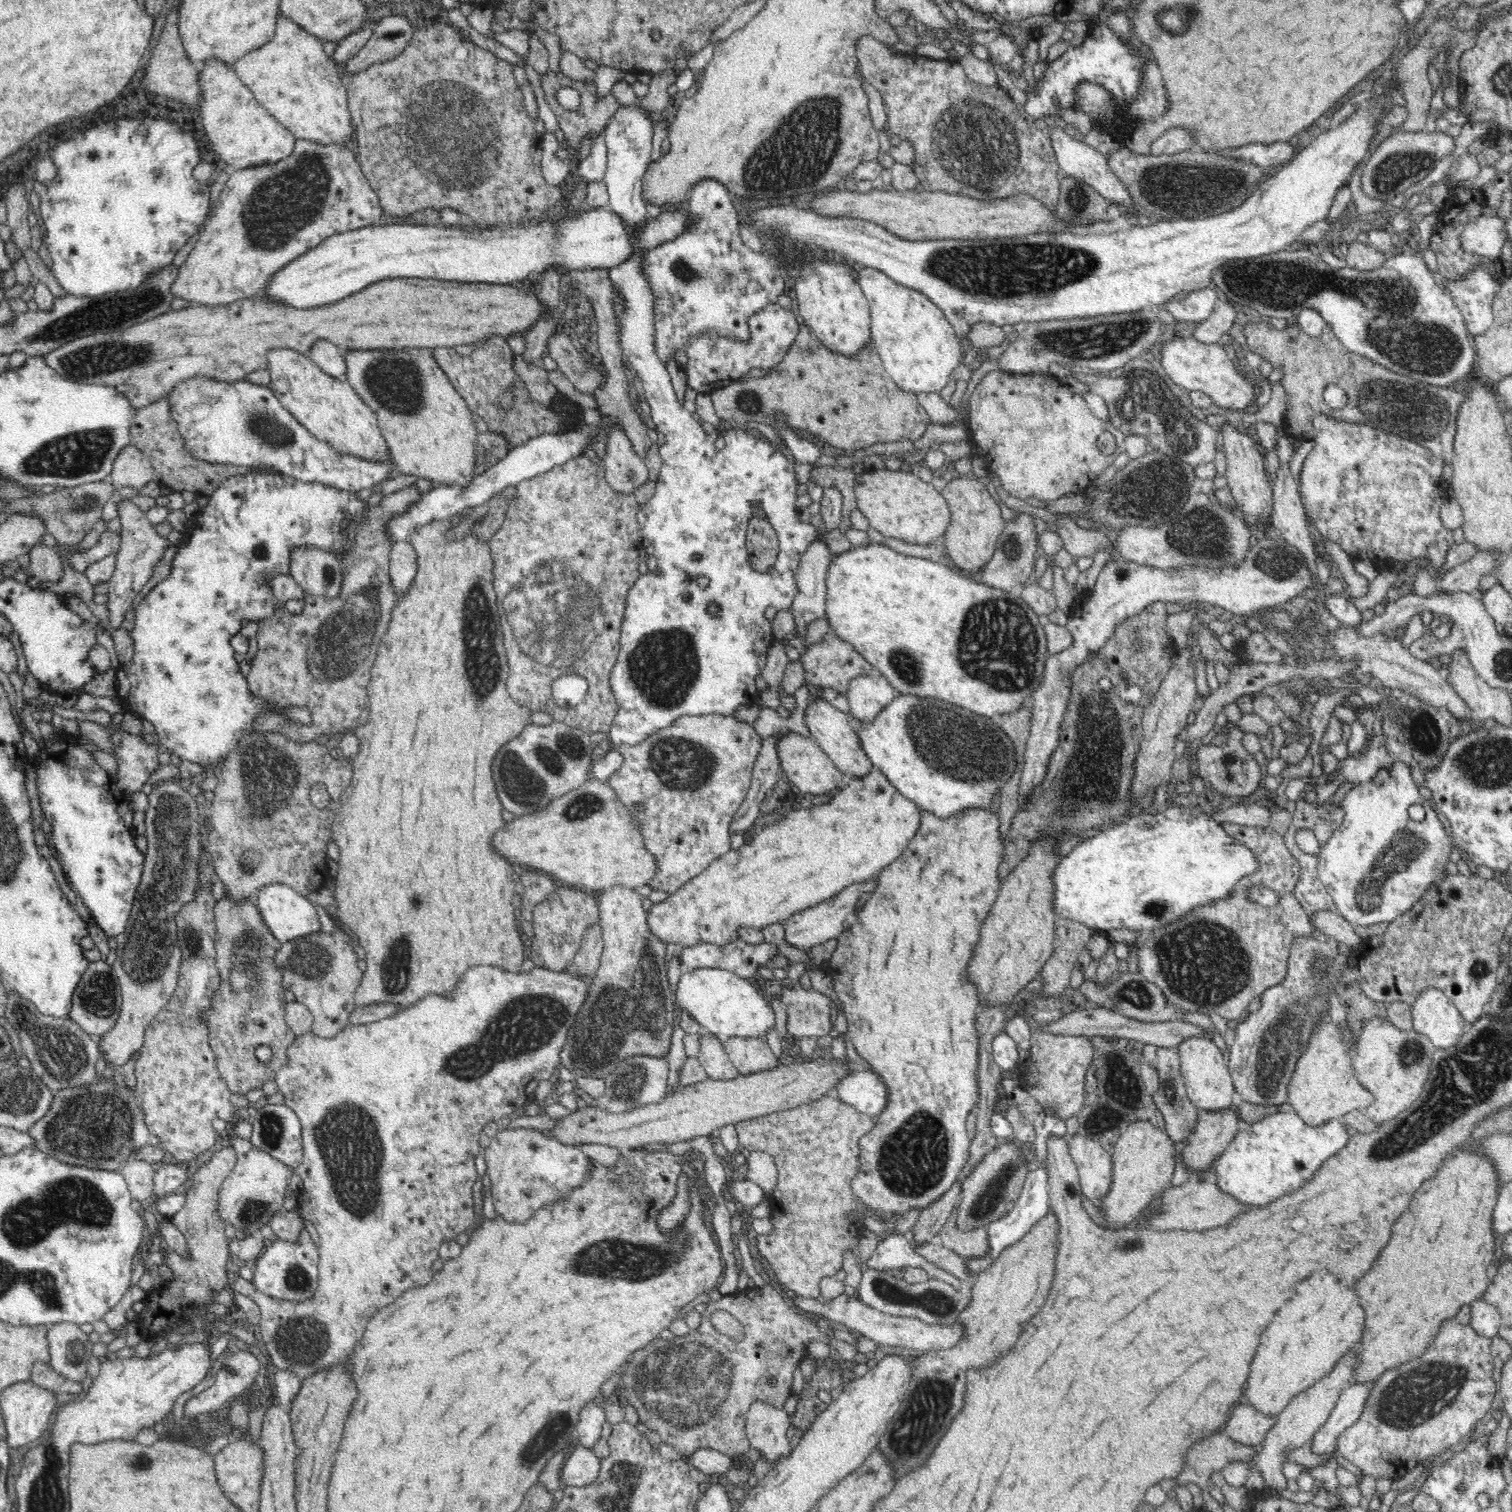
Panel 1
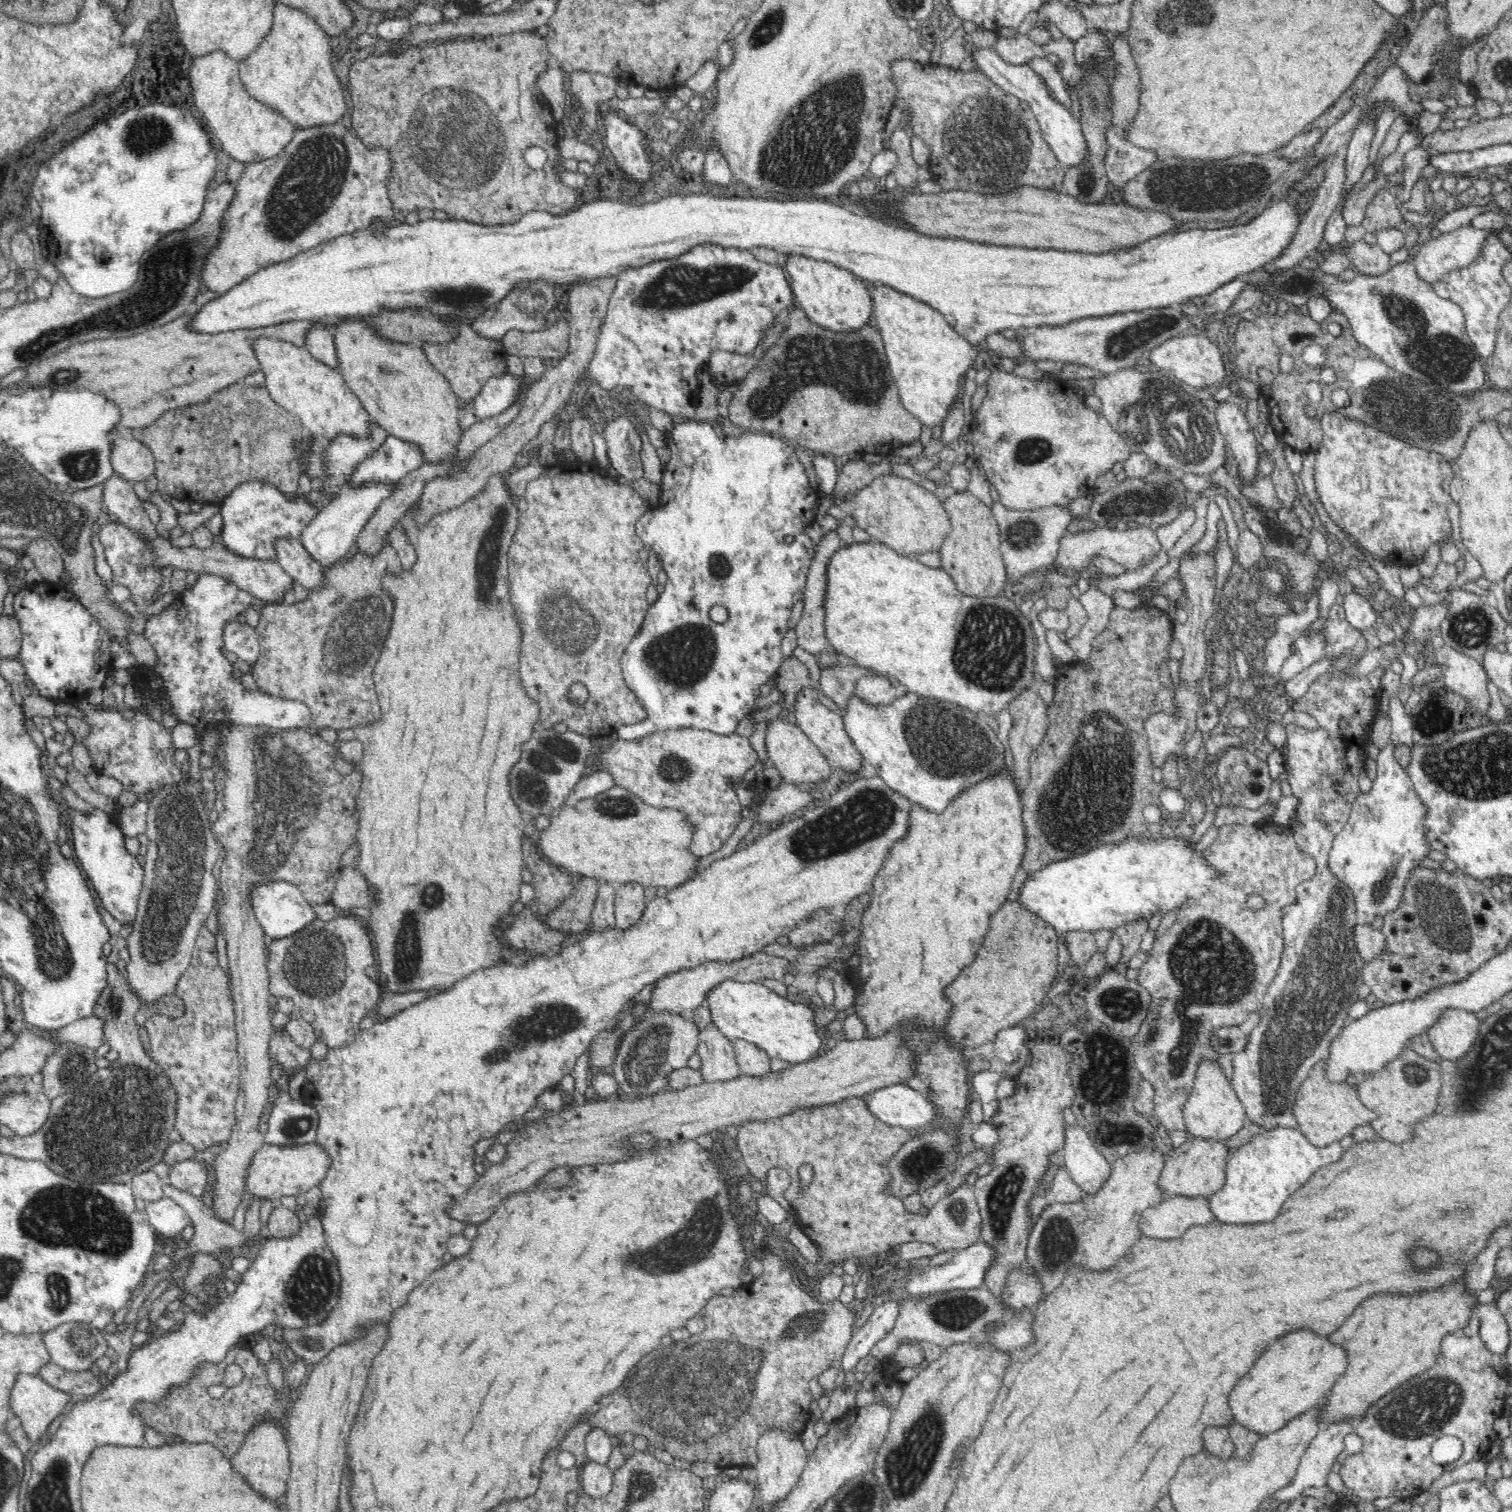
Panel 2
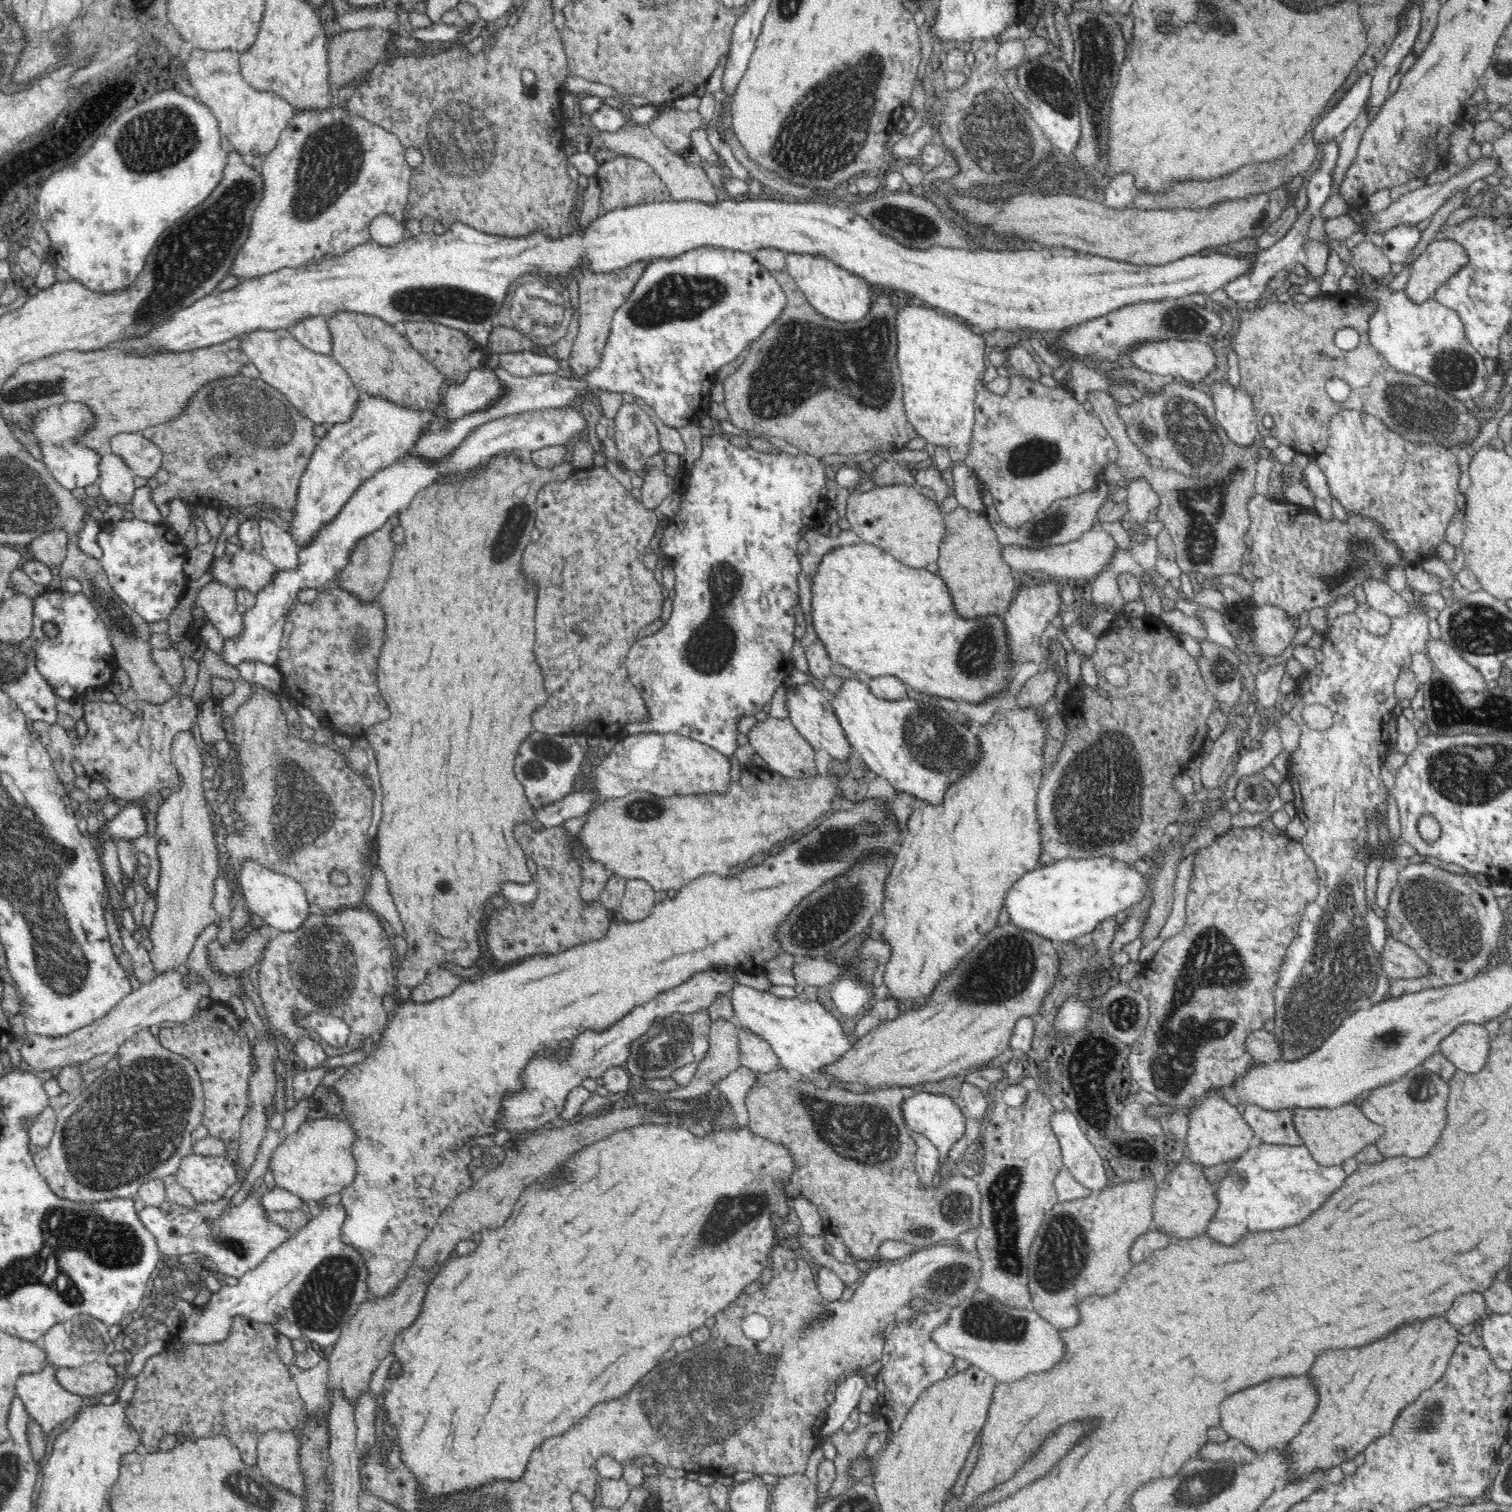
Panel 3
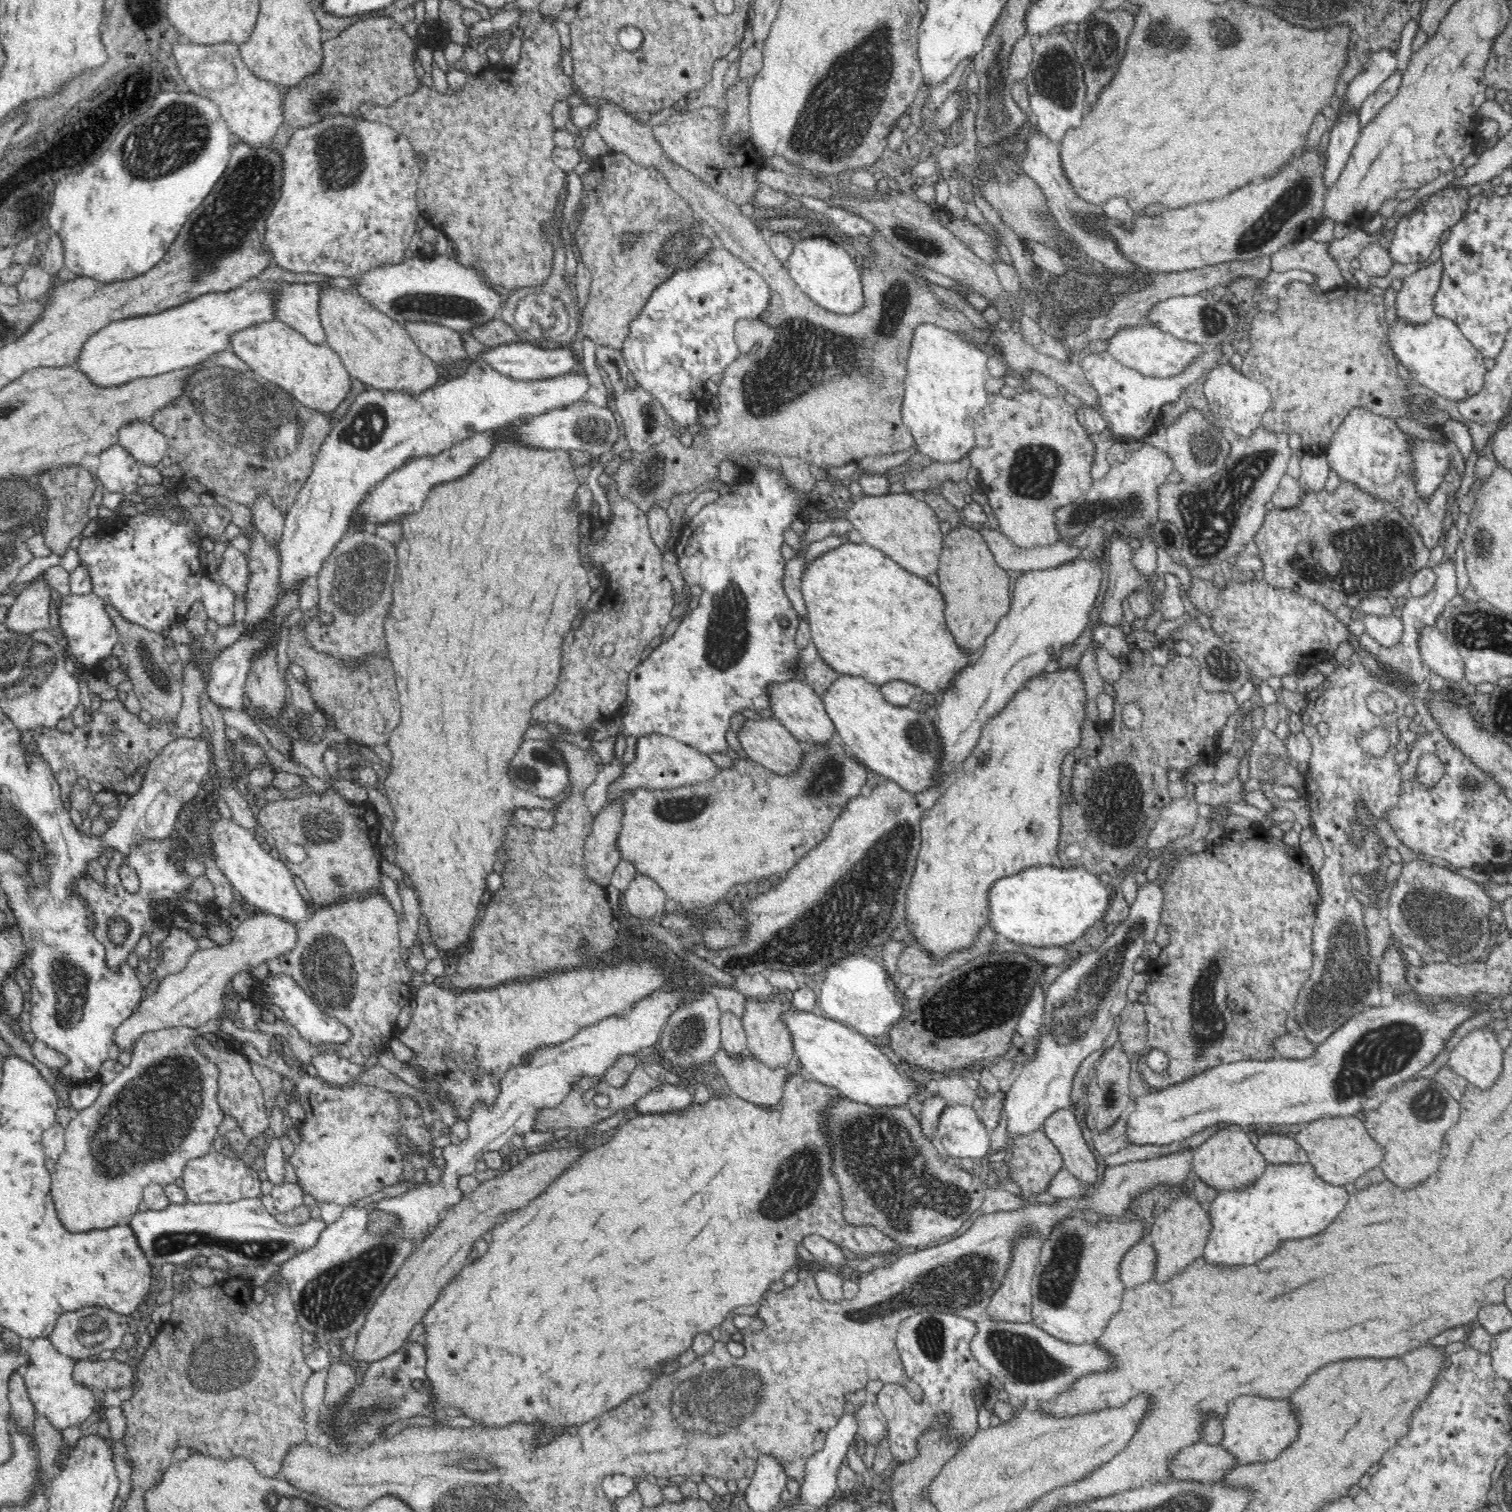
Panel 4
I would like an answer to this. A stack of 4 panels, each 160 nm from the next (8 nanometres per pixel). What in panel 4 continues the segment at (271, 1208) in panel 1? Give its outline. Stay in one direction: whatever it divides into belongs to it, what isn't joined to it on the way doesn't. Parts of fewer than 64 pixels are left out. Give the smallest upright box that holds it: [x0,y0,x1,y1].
[289,1076,405,1207]

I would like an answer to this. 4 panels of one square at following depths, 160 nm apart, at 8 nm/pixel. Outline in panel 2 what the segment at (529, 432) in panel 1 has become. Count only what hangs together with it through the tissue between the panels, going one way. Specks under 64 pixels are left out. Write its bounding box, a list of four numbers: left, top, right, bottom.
[419,323,508,404]

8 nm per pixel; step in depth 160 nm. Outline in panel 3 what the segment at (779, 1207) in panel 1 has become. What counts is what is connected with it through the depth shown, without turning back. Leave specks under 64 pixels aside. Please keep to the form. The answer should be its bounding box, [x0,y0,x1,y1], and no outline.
[745,1066,982,1266]

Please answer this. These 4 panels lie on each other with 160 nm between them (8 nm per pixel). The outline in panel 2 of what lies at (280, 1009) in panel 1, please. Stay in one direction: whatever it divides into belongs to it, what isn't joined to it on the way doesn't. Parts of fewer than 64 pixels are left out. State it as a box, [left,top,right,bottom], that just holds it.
[268,1030,310,1077]

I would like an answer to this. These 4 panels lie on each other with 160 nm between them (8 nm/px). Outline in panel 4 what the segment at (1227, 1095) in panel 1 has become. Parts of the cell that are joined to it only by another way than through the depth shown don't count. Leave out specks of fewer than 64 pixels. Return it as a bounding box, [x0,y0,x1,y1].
[1192,1122,1267,1192]

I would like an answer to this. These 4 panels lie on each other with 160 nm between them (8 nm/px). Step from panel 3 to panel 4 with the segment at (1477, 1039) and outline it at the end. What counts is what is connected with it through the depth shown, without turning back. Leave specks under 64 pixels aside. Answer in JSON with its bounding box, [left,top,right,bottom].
[1448,1028,1503,1089]

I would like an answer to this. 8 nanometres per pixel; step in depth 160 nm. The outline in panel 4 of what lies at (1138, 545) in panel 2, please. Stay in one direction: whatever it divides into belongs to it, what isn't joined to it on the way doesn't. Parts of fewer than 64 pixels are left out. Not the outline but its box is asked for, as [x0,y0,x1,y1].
[978,525,1090,572]

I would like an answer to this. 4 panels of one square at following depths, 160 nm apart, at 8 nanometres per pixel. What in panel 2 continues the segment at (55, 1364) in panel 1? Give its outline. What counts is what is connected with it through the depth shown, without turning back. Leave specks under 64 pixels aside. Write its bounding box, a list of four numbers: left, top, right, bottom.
[43,1322,107,1371]

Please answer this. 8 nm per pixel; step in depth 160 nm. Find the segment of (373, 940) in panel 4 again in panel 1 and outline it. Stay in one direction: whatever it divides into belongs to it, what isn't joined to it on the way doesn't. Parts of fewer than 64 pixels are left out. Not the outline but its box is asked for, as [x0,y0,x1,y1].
[274,904,362,1038]

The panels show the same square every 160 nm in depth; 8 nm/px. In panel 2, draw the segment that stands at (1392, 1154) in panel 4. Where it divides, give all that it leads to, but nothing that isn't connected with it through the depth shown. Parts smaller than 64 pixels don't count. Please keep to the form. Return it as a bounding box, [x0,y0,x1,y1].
[1355,1048,1440,1142]

